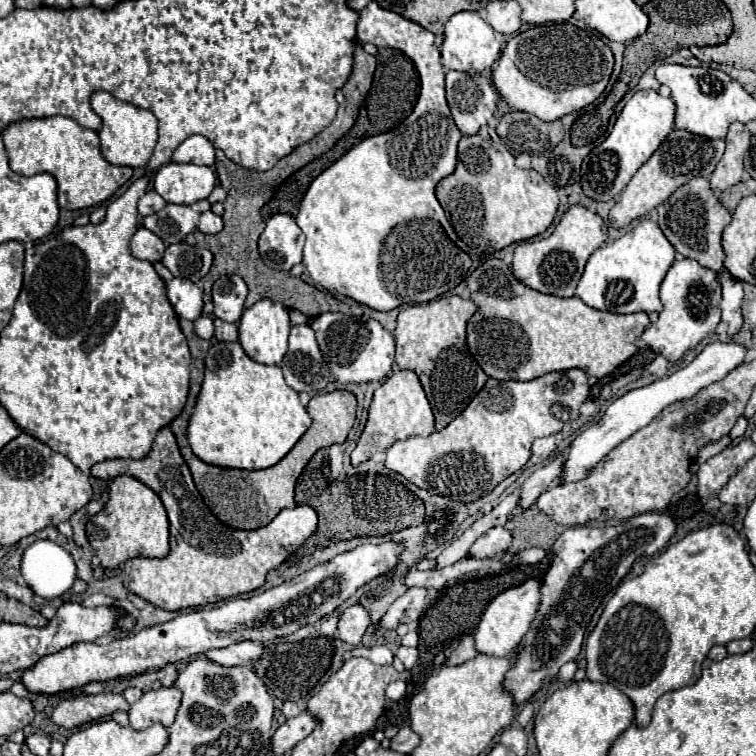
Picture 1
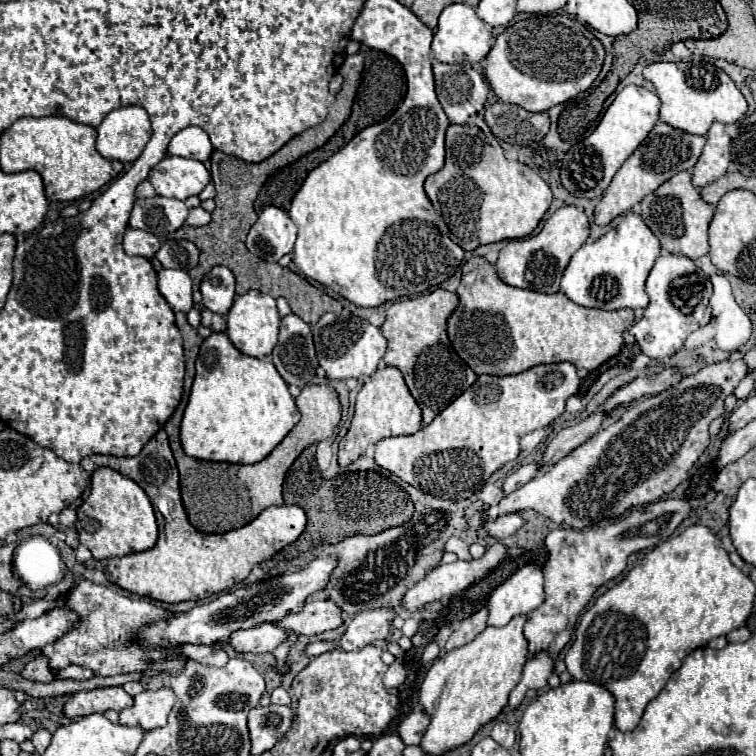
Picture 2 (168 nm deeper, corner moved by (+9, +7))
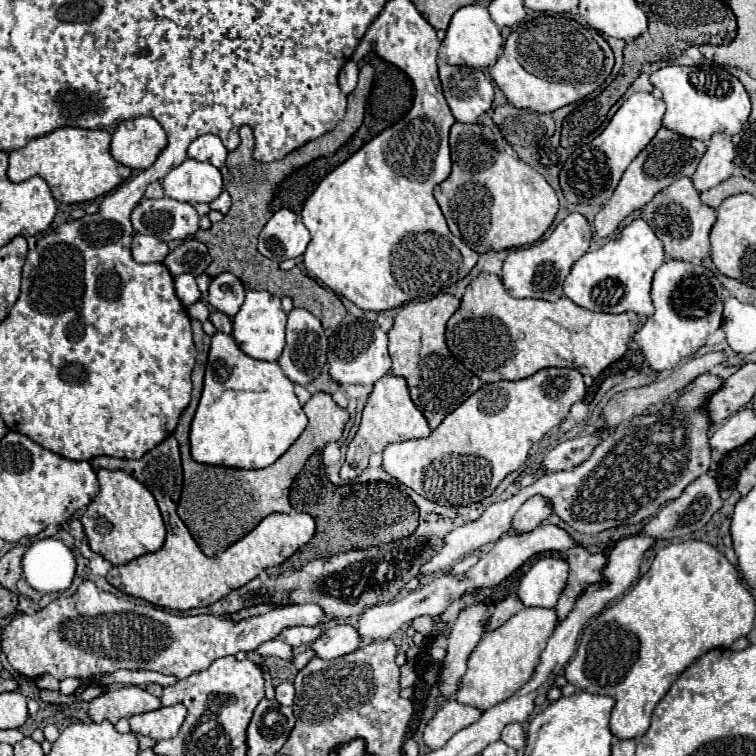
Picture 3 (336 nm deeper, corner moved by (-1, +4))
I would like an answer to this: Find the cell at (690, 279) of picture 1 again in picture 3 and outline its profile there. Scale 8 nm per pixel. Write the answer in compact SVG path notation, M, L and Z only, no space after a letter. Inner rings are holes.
M666 261L654 273L650 295L656 311L634 335L634 341L638 343L652 371L660 373L674 369L680 361L692 357L706 343L708 335L720 327L724 289L718 277L702 265L688 261Z

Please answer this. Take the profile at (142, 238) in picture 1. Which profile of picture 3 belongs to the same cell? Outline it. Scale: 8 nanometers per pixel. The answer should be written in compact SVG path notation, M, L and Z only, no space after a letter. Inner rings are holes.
M136 233L132 239L132 257L136 263L156 263L164 261L168 255L168 245L152 235Z

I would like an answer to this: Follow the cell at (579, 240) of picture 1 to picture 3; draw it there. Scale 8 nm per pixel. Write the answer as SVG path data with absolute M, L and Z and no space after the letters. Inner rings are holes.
M570 213L546 241L512 249L502 267L502 283L512 297L534 297L556 301L562 297L562 283L570 273L572 265L588 251L592 241L592 229L580 213Z

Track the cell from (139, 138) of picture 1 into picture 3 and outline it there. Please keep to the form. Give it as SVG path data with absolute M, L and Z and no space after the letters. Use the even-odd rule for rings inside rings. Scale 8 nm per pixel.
M136 117L116 127L112 135L112 157L132 171L144 171L166 145L166 131L154 117Z

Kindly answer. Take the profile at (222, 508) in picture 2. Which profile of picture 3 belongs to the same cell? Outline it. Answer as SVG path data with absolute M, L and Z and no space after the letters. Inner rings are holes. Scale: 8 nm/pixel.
M192 321L192 331L194 331L194 343L198 349L196 357L196 367L192 371L192 399L190 405L184 409L180 415L180 423L174 431L174 437L178 439L180 453L182 453L182 467L184 467L184 487L182 487L182 497L178 501L178 517L184 521L188 527L190 535L198 543L204 555L220 555L226 551L232 543L242 539L242 535L250 533L264 517L270 513L288 513L290 511L290 485L294 477L302 471L306 459L316 451L328 445L330 441L338 441L342 437L344 425L348 423L350 415L346 409L340 409L328 393L316 393L310 397L310 401L304 405L304 413L308 417L308 427L304 433L296 439L296 443L276 461L276 465L268 465L264 469L237 469L216 465L200 465L190 457L190 447L188 447L188 433L190 433L190 423L202 393L202 379L204 379L204 367L206 367L206 357L210 349L210 337L202 331L200 321Z

